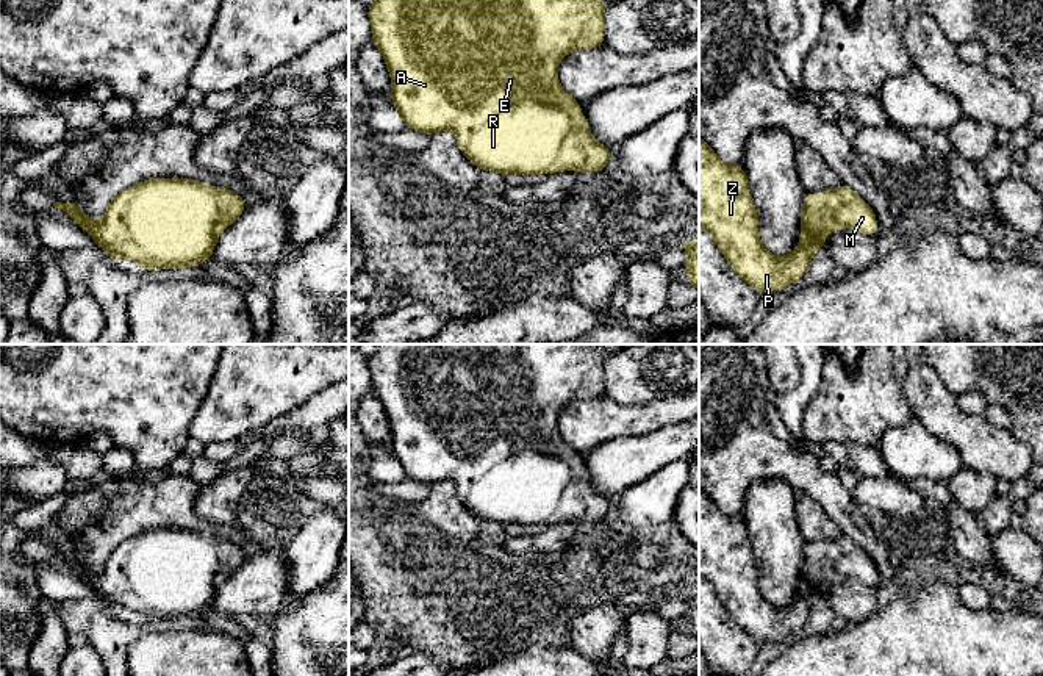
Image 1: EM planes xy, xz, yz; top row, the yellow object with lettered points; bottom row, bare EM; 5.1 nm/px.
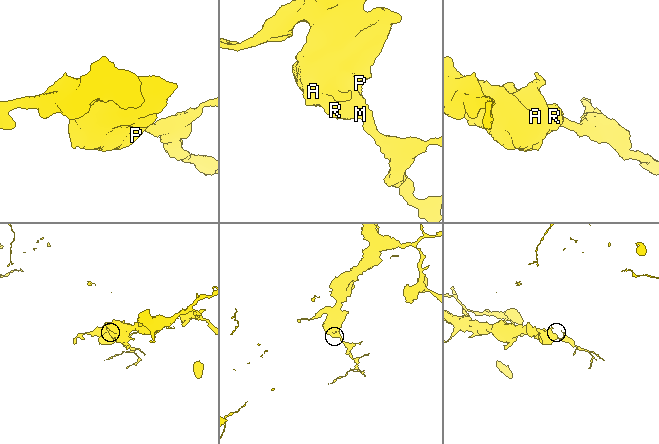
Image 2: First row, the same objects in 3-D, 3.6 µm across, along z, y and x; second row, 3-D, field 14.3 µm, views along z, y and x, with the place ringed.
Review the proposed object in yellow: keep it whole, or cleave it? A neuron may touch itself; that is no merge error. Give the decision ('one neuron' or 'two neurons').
one neuron

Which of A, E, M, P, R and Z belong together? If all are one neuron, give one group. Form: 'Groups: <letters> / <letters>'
Groups: A E M P R Z

